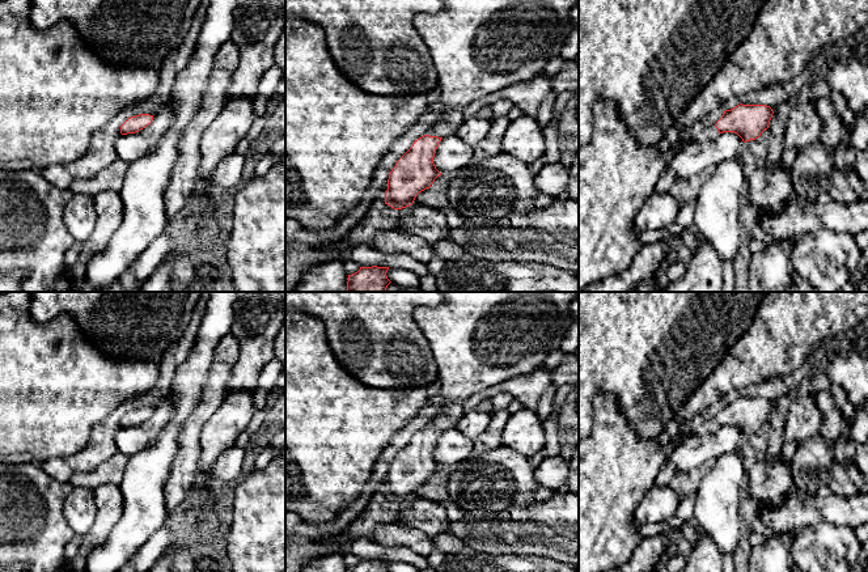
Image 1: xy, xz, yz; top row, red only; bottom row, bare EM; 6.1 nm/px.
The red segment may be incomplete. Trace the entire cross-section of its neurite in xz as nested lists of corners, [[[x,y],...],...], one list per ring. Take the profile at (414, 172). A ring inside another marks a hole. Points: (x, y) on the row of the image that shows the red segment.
[[[443,0],[441,10],[414,17],[414,26],[428,46],[439,75],[440,114],[432,116],[432,128],[415,140],[391,169],[385,204],[394,209],[411,206],[416,195],[441,175],[433,164],[436,149],[443,137],[456,132],[465,106],[537,77],[552,58],[560,55],[573,29],[570,12],[577,4],[579,0]]]

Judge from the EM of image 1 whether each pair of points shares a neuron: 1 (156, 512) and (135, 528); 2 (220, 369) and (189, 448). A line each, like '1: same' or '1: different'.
1: same
2: same

